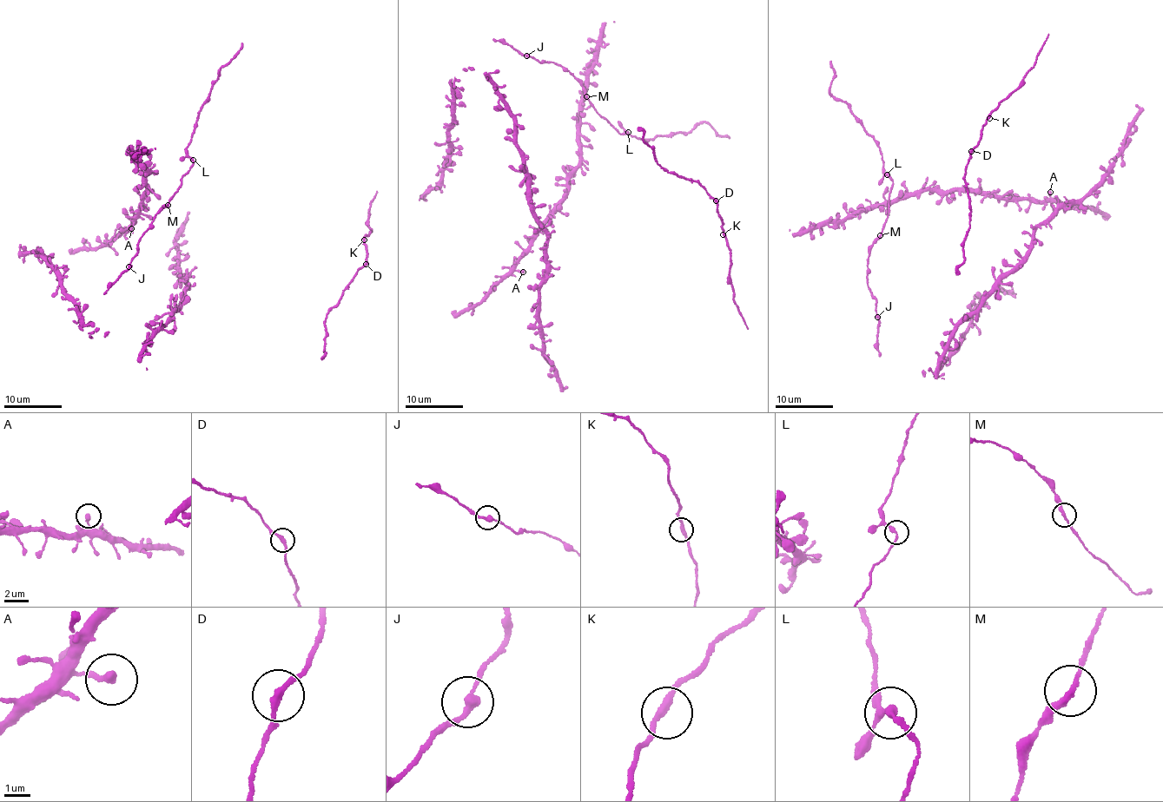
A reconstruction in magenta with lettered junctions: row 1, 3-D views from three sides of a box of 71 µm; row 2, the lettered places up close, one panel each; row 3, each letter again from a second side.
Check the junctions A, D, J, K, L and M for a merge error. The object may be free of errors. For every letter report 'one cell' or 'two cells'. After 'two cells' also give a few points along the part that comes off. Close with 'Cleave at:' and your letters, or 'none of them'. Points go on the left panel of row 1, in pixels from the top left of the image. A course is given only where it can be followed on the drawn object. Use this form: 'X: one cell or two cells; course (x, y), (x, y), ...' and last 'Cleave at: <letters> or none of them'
A: one cell
D: one cell
J: one cell
K: one cell
L: one cell
M: one cell
Cleave at: none of them

